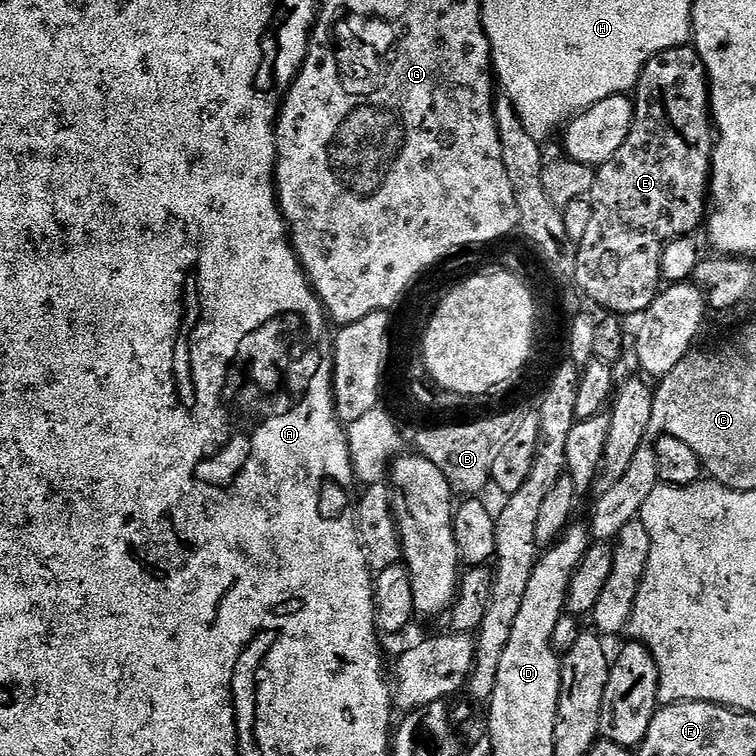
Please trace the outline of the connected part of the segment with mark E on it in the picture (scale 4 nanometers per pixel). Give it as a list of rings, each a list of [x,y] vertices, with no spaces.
[[[677,46],[675,48],[667,48],[664,52],[657,52],[655,56],[651,56],[648,59],[647,64],[644,66],[643,72],[640,74],[640,79],[638,81],[639,87],[642,89],[644,87],[644,92],[648,95],[648,109],[645,112],[642,112],[642,115],[635,121],[634,127],[631,132],[628,133],[628,137],[626,138],[626,142],[622,147],[620,147],[620,151],[616,153],[614,159],[606,164],[599,165],[598,168],[598,175],[596,178],[596,186],[594,189],[594,203],[592,205],[592,209],[594,210],[594,218],[590,222],[590,228],[586,231],[585,240],[582,241],[578,245],[578,263],[575,265],[574,273],[576,277],[576,283],[578,285],[579,290],[581,289],[583,295],[594,301],[600,303],[602,307],[606,308],[609,313],[615,314],[617,317],[626,318],[626,316],[636,316],[639,314],[647,313],[648,309],[651,308],[652,303],[656,301],[656,297],[660,295],[662,291],[662,277],[660,272],[660,259],[663,257],[663,252],[665,245],[671,243],[672,240],[676,240],[680,237],[695,233],[697,229],[696,227],[703,225],[706,220],[706,211],[704,212],[704,200],[706,204],[706,197],[709,195],[710,192],[710,156],[709,153],[706,151],[703,152],[702,149],[699,148],[696,144],[691,144],[688,140],[696,140],[700,136],[700,132],[704,132],[707,128],[710,128],[710,81],[708,79],[708,71],[704,68],[704,62],[700,55],[696,52],[695,47],[692,46]]]

